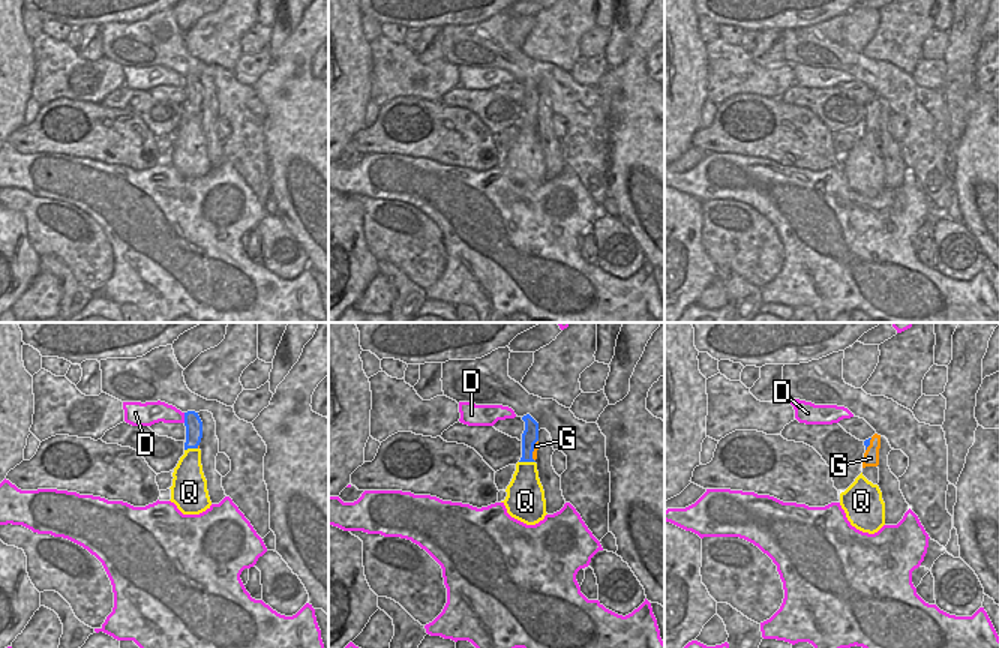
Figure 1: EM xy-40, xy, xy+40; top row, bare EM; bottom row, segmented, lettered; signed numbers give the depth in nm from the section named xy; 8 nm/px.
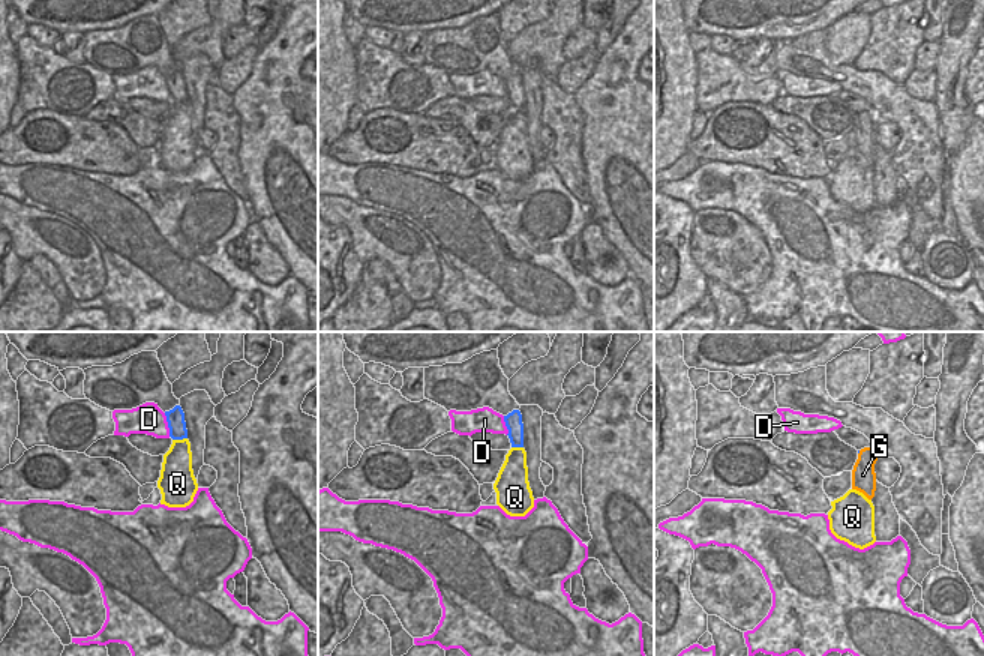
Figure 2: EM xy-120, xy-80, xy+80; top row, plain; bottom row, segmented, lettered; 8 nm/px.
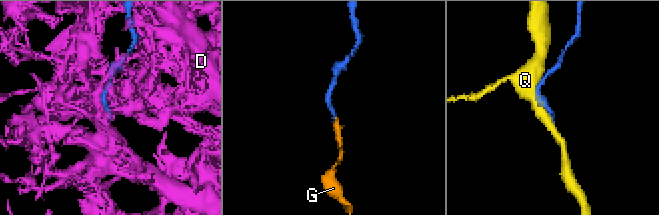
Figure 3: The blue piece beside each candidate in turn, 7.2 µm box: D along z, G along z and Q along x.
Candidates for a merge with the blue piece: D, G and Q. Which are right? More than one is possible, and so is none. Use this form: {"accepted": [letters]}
{"accepted": ["G"]}

